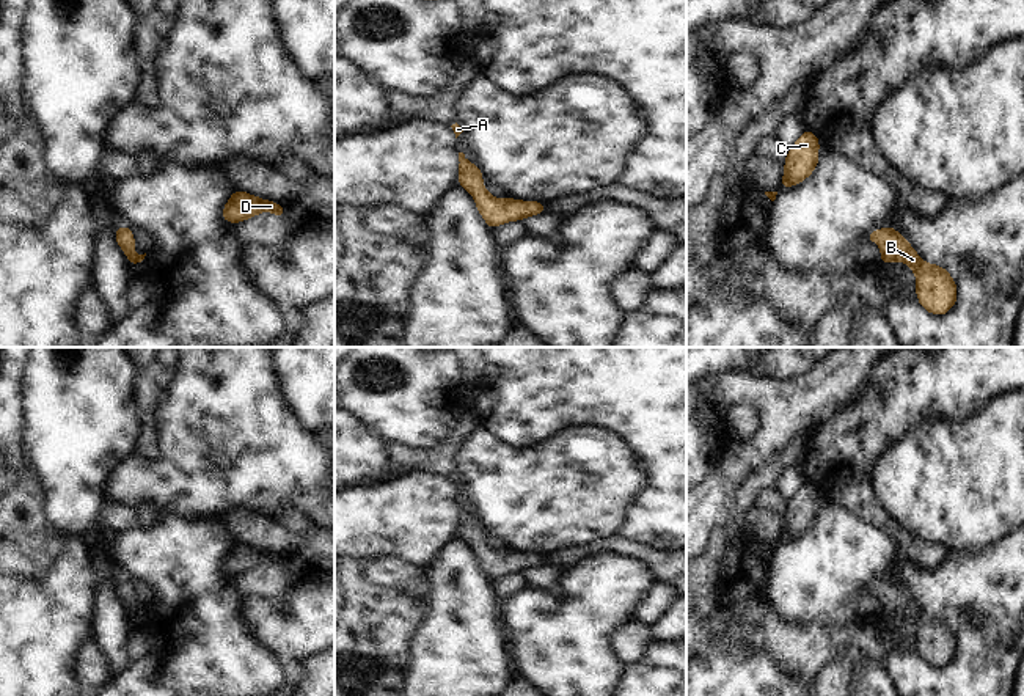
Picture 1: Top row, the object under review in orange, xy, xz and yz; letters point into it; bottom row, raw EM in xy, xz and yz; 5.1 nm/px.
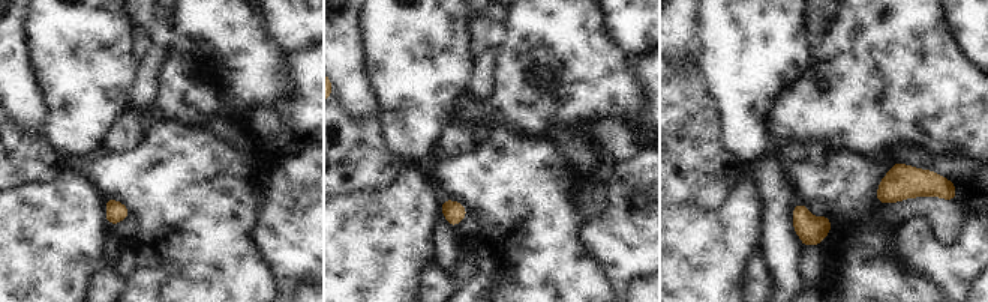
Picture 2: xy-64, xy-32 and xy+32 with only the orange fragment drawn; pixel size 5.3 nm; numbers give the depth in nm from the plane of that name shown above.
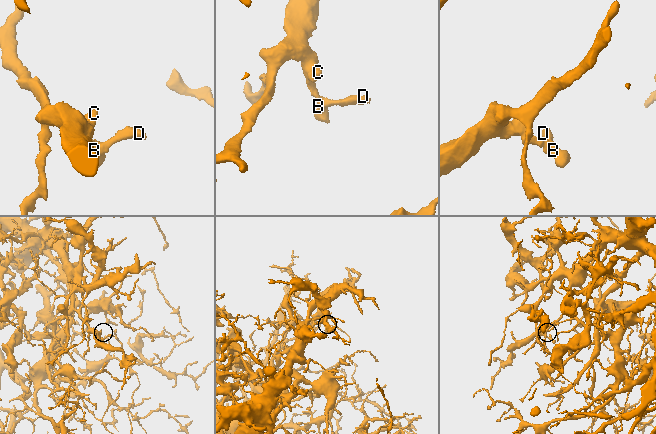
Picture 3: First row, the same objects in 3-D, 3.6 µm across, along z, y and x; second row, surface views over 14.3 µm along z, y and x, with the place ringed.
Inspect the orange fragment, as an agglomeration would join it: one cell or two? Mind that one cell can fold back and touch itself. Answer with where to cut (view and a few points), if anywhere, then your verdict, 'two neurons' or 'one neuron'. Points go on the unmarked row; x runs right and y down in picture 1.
no cut; one neuron

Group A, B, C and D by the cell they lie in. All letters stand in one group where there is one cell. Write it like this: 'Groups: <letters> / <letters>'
Groups: A B C D.

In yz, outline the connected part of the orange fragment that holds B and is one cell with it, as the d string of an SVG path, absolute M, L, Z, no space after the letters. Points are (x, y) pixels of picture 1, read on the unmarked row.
M894 578L876 581L867 586L865 592L873 592L880 597L881 614L903 613L914 622L917 650L928 665L944 668L955 657L956 636L949 624L939 617L925 616Z

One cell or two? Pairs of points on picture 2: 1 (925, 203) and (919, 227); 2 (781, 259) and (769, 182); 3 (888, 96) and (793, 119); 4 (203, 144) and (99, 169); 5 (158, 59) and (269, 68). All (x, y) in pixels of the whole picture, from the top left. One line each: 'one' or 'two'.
1: two
2: one
3: one
4: one
5: two

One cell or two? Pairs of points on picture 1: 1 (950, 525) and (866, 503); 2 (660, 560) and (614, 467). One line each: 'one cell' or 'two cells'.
1: two cells
2: two cells

